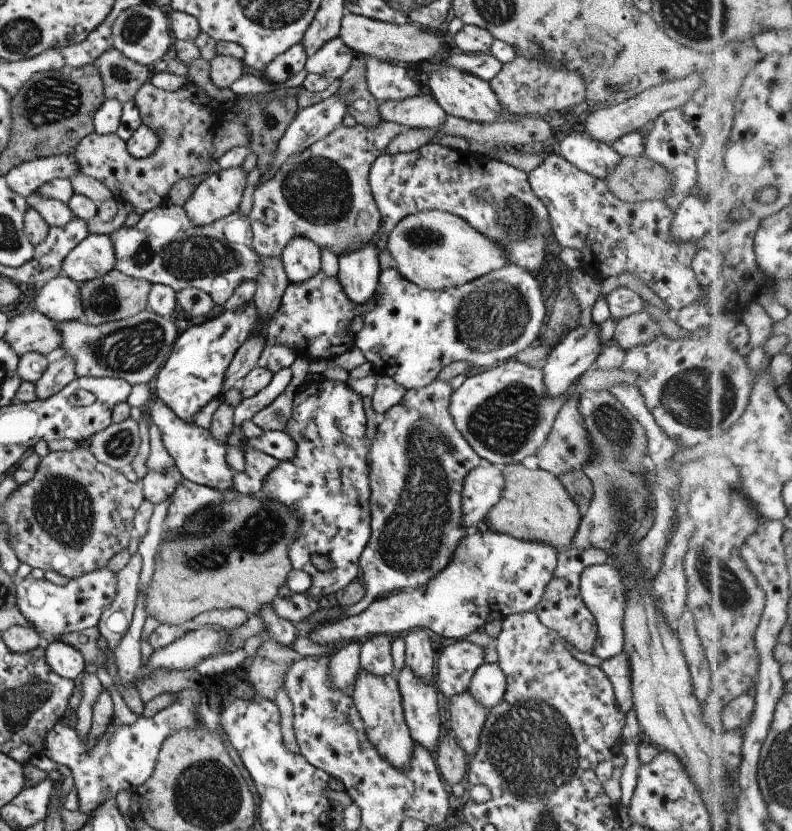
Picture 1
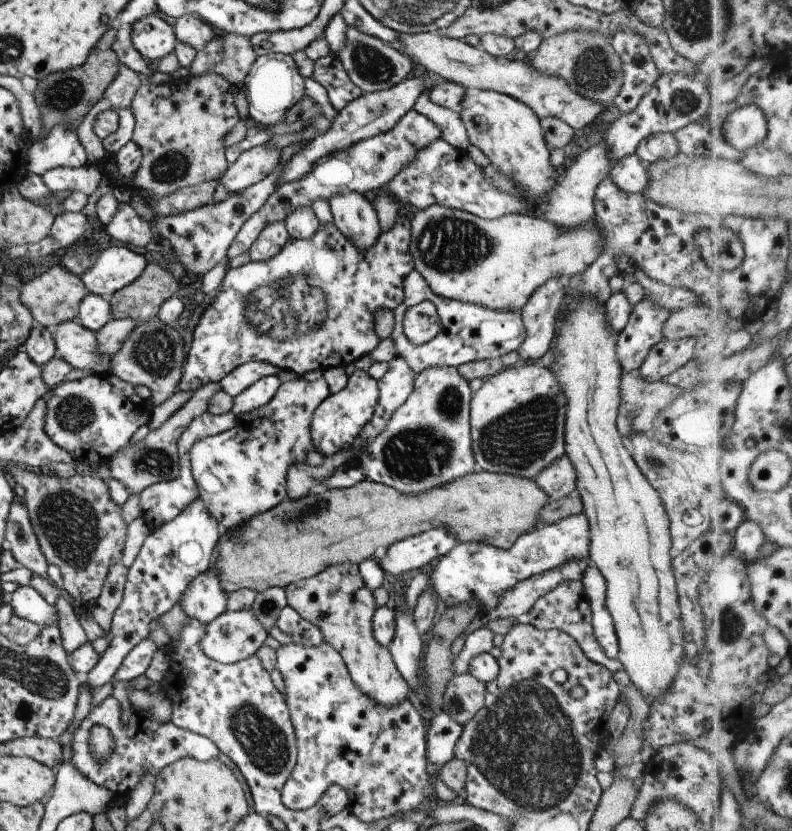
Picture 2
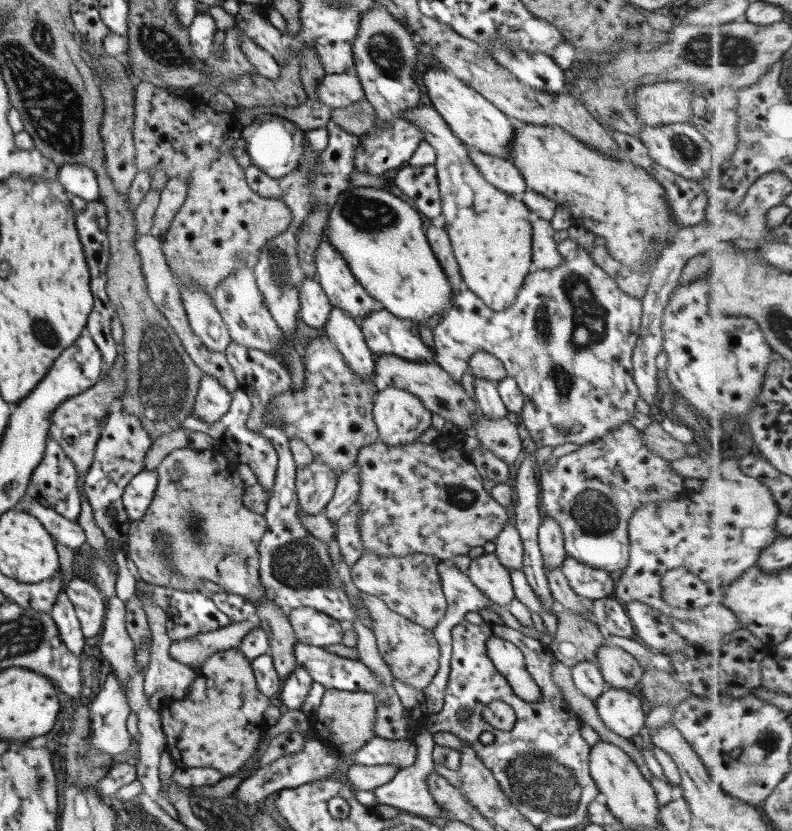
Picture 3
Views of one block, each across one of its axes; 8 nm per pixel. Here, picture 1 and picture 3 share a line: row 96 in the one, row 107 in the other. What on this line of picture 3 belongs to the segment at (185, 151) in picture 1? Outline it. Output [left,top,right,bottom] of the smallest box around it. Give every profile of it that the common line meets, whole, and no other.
[132,81,291,296]

